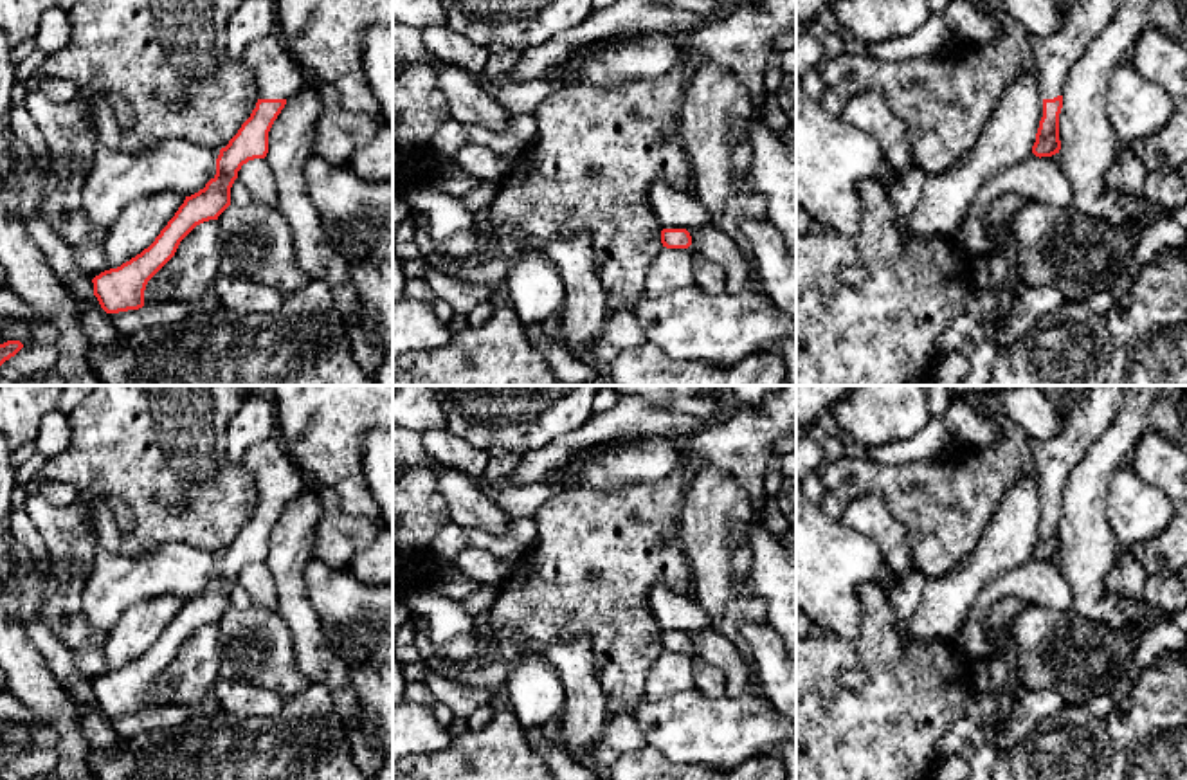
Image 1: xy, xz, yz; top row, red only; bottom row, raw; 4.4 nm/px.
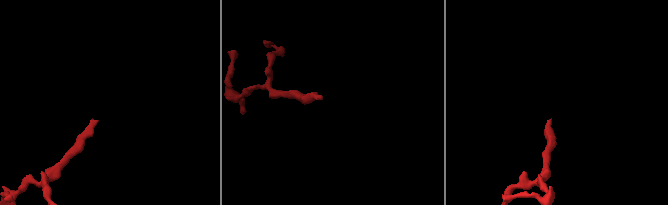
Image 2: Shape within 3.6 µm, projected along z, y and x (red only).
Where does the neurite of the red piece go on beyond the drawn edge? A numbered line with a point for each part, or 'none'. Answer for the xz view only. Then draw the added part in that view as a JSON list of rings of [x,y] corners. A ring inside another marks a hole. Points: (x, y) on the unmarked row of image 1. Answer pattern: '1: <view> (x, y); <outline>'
1: xz (710, 681); [[[693,645],[688,654],[693,658],[695,690],[711,699],[726,695],[726,676],[717,667],[699,658]]]

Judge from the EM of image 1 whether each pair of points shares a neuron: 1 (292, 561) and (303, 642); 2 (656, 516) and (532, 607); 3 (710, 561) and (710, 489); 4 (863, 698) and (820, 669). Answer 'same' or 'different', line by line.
1: same
2: same
3: same
4: same

